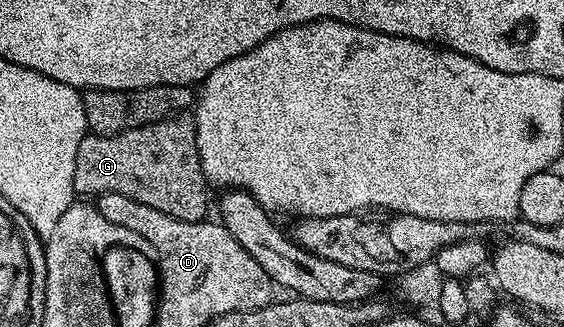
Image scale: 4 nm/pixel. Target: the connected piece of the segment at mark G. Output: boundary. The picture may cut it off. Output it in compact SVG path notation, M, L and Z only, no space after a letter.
M173 114L165 120L140 124L137 128L127 128L125 132L113 136L84 136L82 146L78 146L78 158L74 162L74 190L84 198L98 198L107 192L126 194L126 198L134 198L134 202L146 202L146 206L154 206L154 210L162 210L162 214L178 218L182 222L205 219L209 215L210 185L204 179L204 171L200 165L195 119L188 114Z

